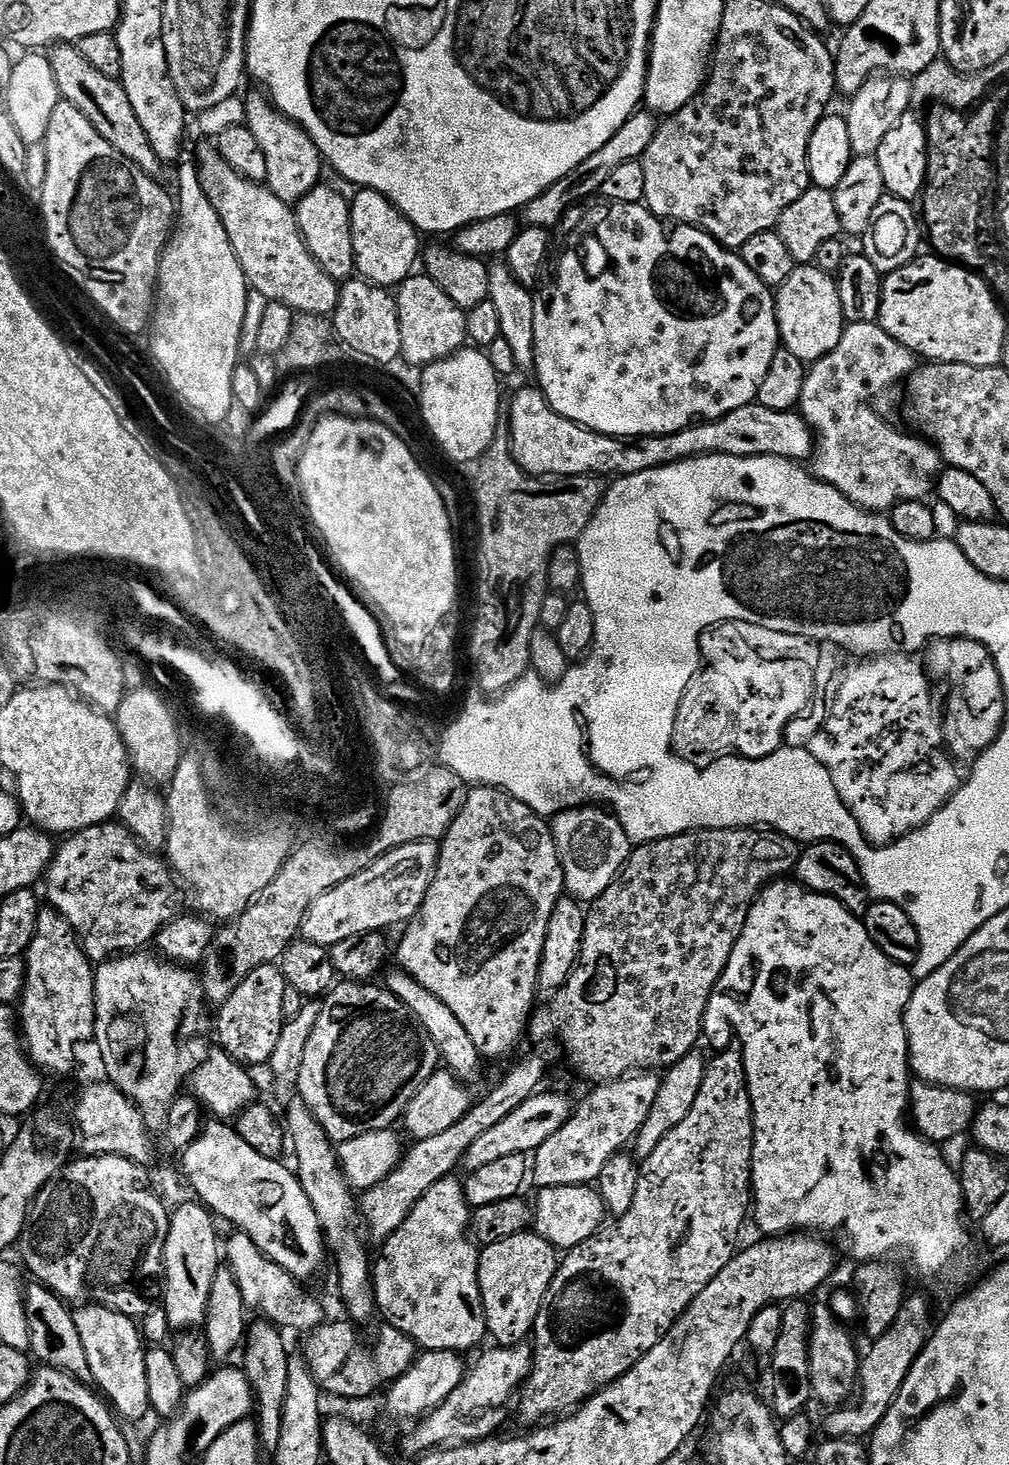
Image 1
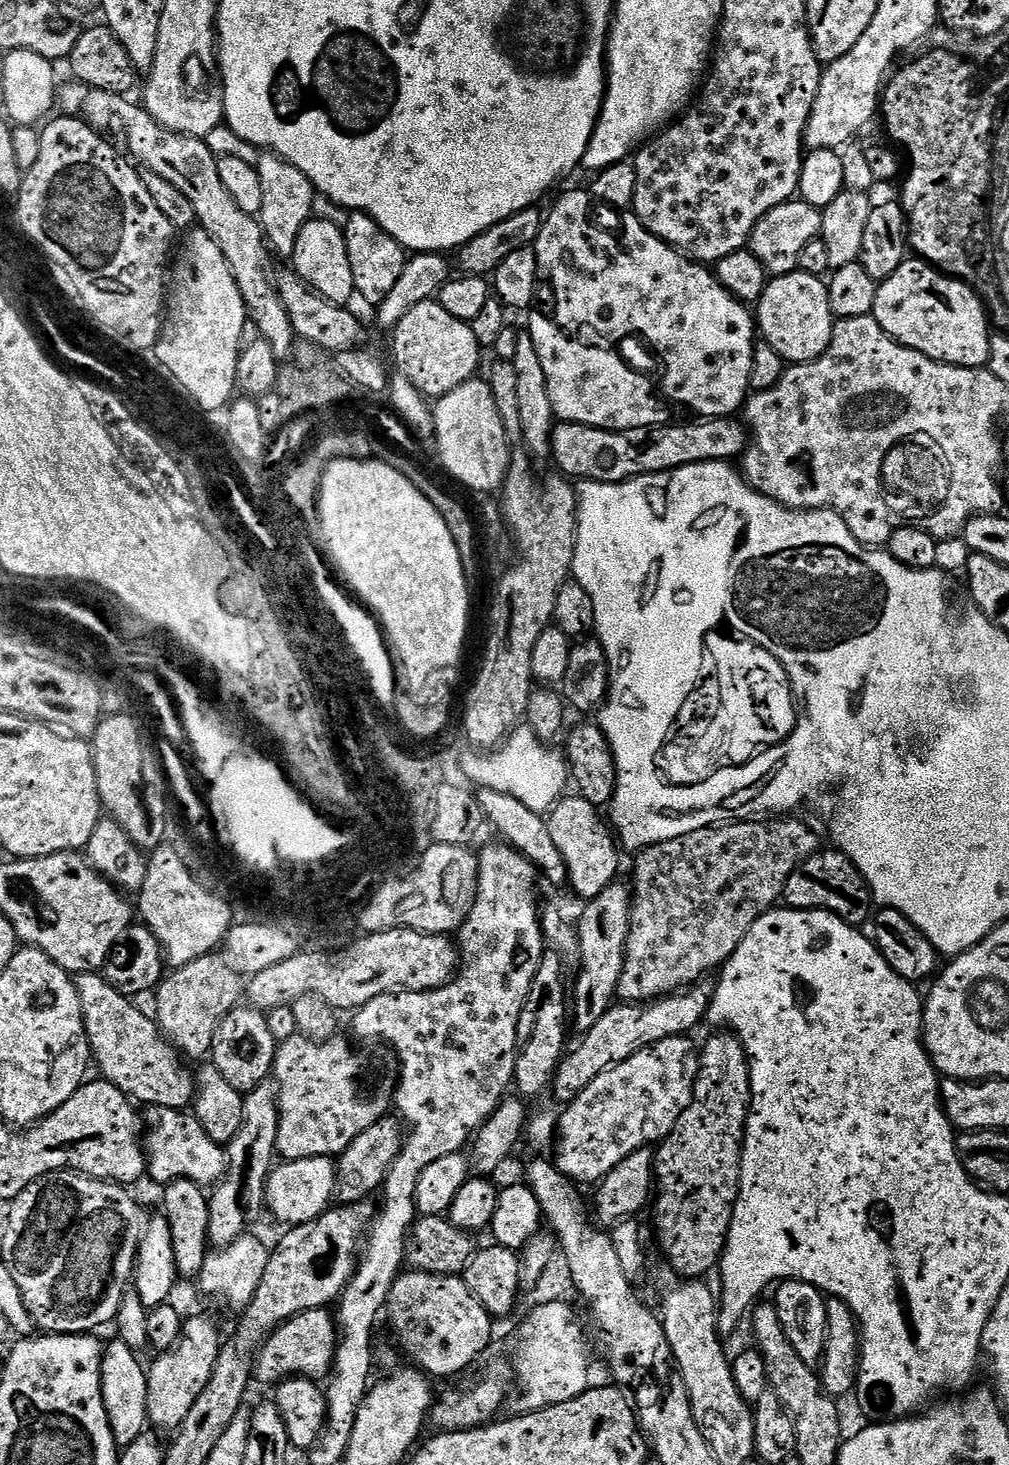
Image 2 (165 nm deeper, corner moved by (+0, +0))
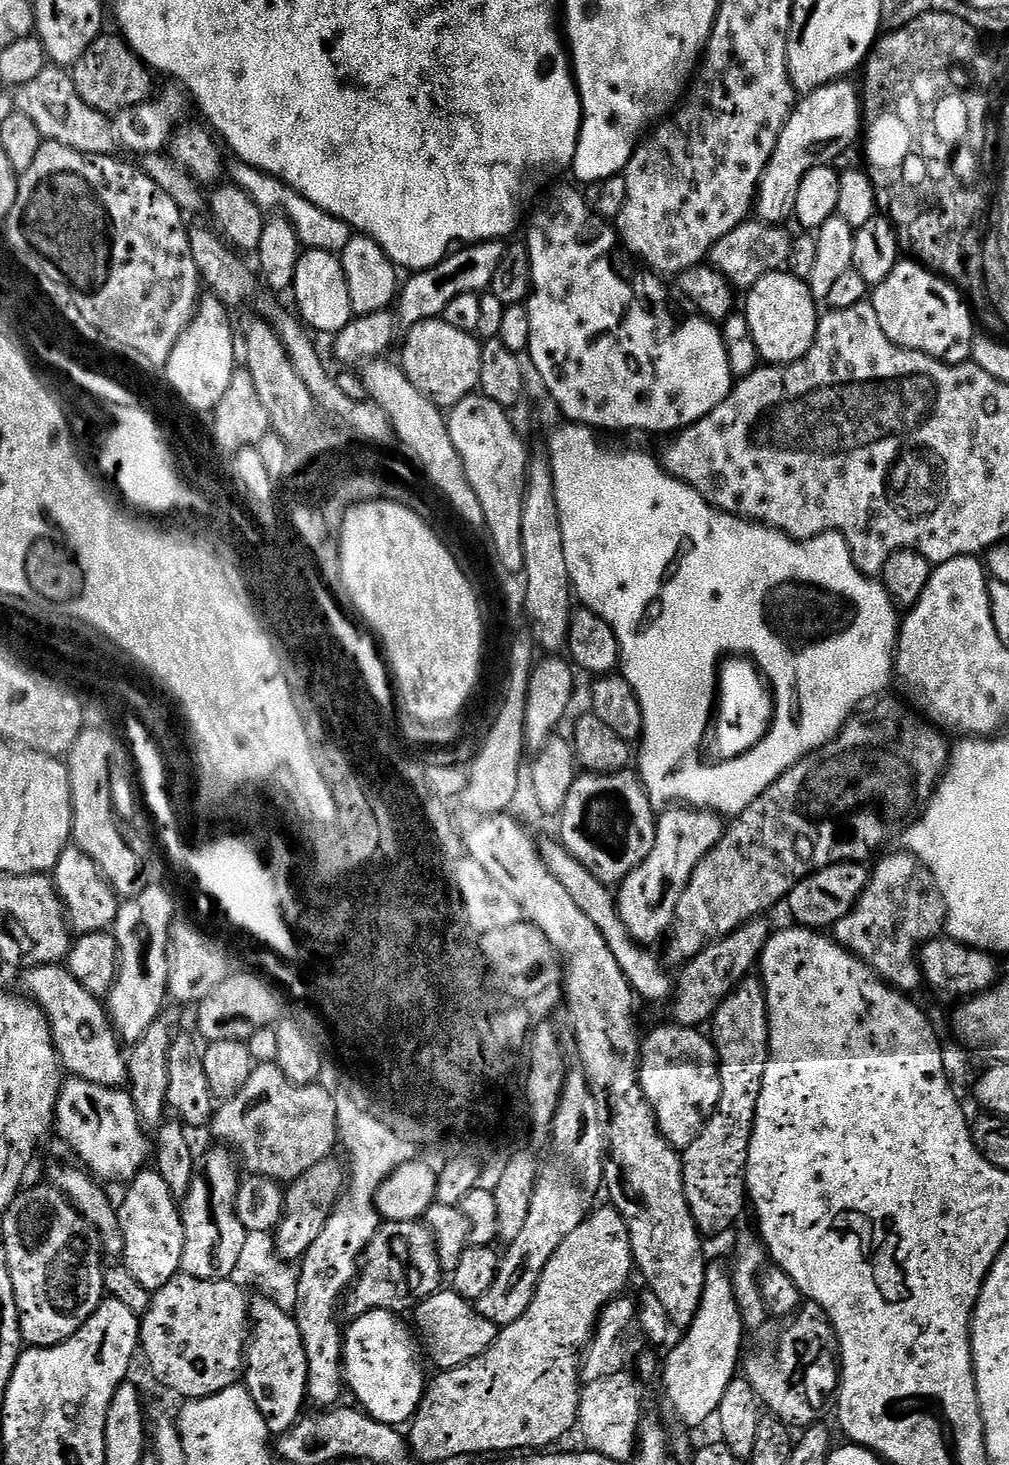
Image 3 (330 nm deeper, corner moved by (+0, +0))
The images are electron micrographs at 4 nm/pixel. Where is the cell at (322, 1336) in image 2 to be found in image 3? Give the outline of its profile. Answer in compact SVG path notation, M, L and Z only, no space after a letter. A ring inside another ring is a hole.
M177 1274L154 1292L152 1304L140 1321L140 1348L148 1359L152 1376L164 1388L184 1396L185 1401L201 1400L218 1394L244 1375L246 1349L250 1339L249 1297L245 1289L231 1278L199 1280L185 1274Z

